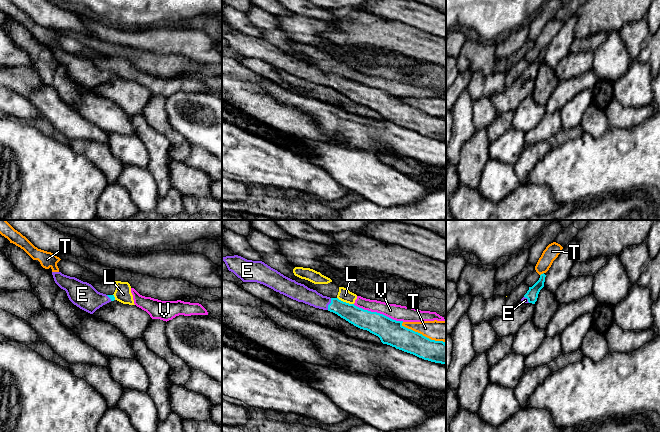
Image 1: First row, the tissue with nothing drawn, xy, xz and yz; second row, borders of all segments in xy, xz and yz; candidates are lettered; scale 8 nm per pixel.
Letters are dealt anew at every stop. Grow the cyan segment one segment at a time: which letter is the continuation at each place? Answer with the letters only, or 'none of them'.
E

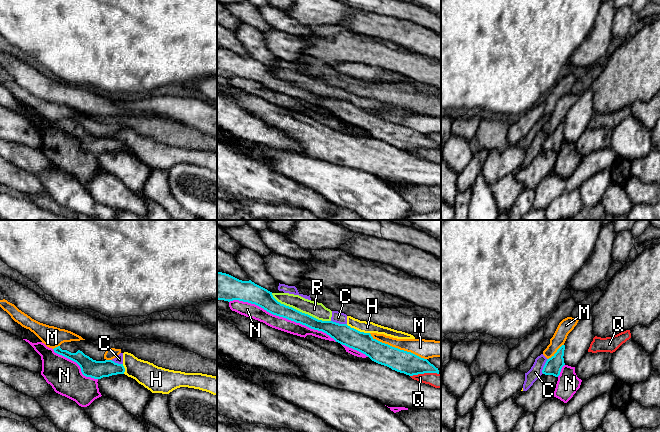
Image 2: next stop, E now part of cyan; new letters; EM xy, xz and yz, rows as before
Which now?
none of them

